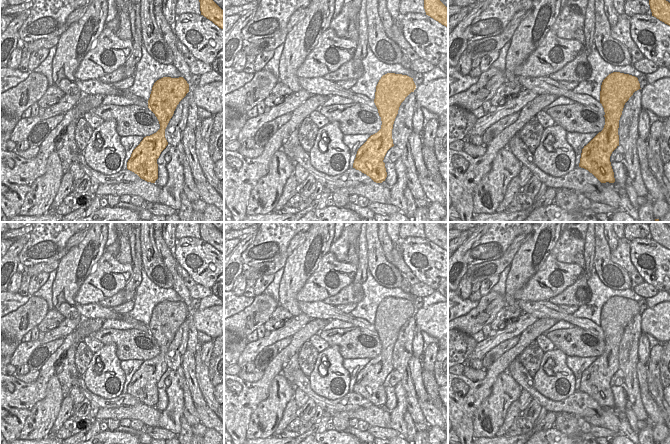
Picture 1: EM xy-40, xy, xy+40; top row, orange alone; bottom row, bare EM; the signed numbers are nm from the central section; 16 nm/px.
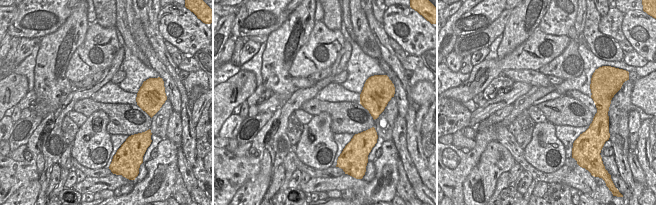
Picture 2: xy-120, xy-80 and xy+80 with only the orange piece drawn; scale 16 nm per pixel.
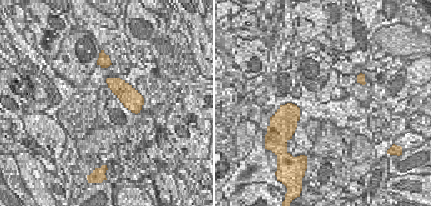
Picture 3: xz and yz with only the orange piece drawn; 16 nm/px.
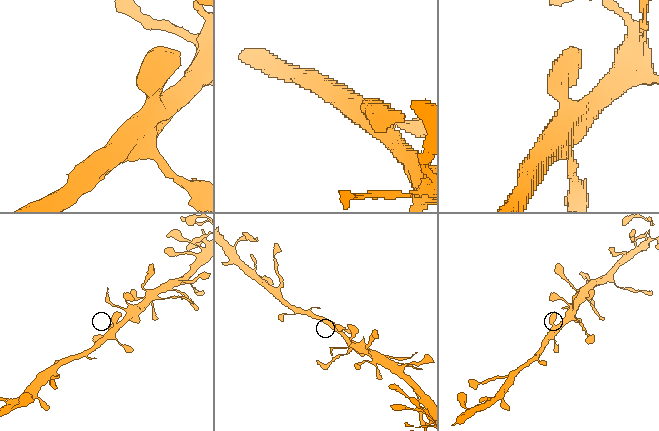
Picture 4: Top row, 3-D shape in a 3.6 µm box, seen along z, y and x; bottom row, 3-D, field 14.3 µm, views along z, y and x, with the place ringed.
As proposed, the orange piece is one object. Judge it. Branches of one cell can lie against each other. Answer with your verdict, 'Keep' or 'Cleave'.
Keep.

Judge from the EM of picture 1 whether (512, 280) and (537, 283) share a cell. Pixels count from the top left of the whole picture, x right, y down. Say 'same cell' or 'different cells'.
different cells

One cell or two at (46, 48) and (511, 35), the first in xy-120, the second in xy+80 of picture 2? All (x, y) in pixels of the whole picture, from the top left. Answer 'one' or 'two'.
one

